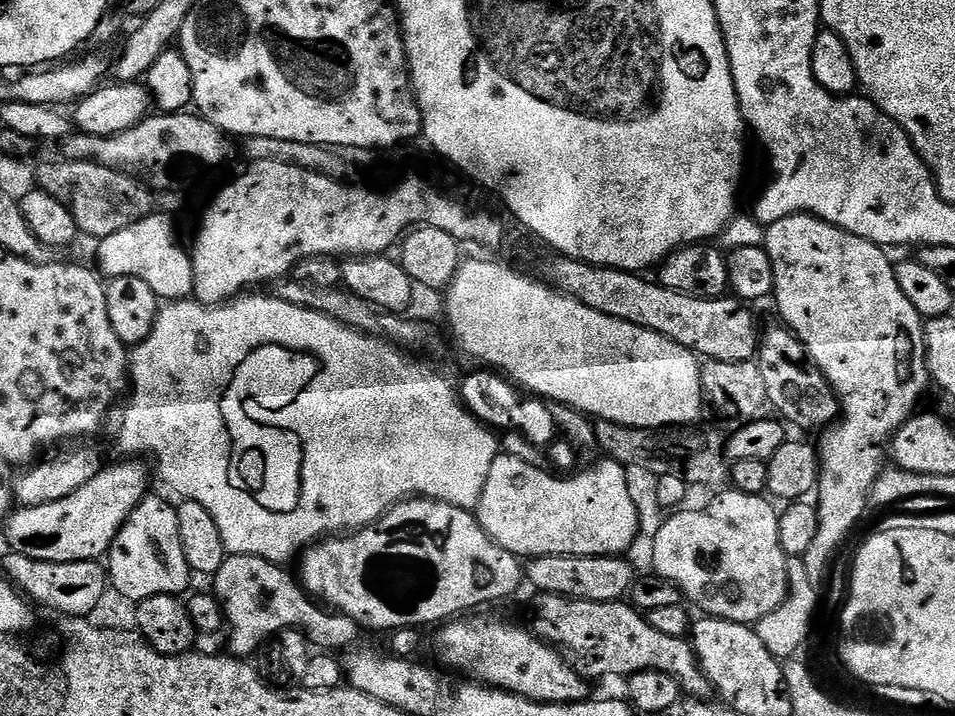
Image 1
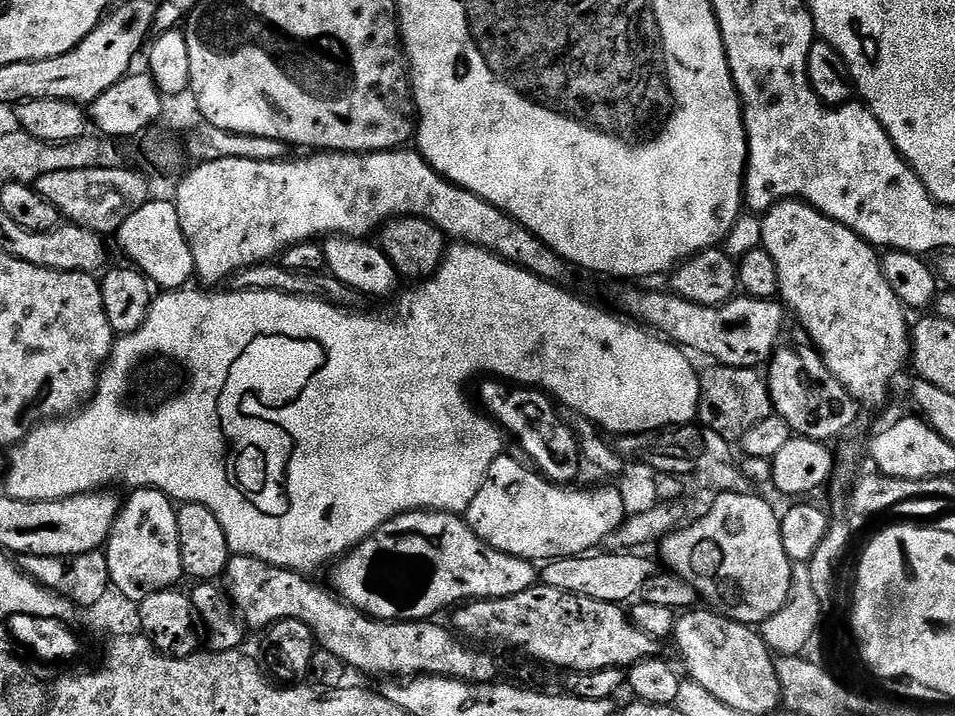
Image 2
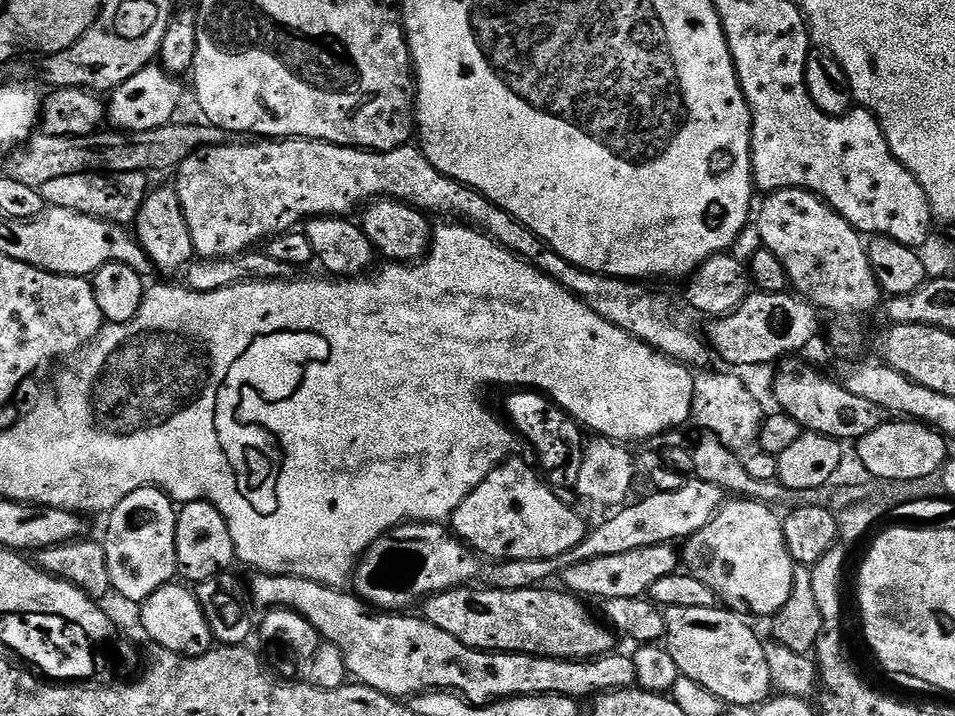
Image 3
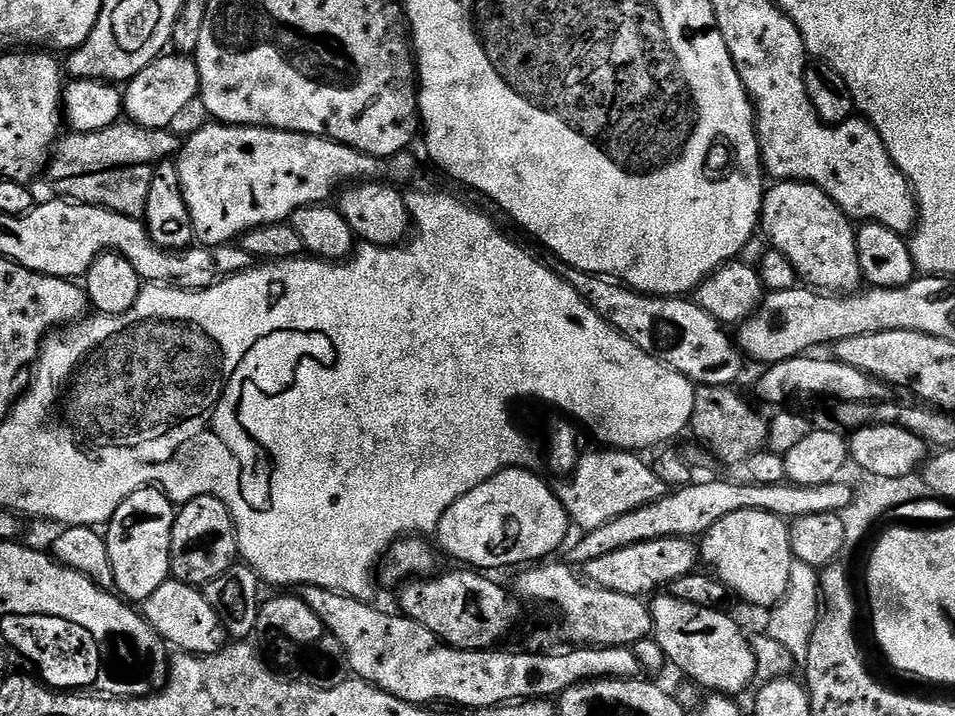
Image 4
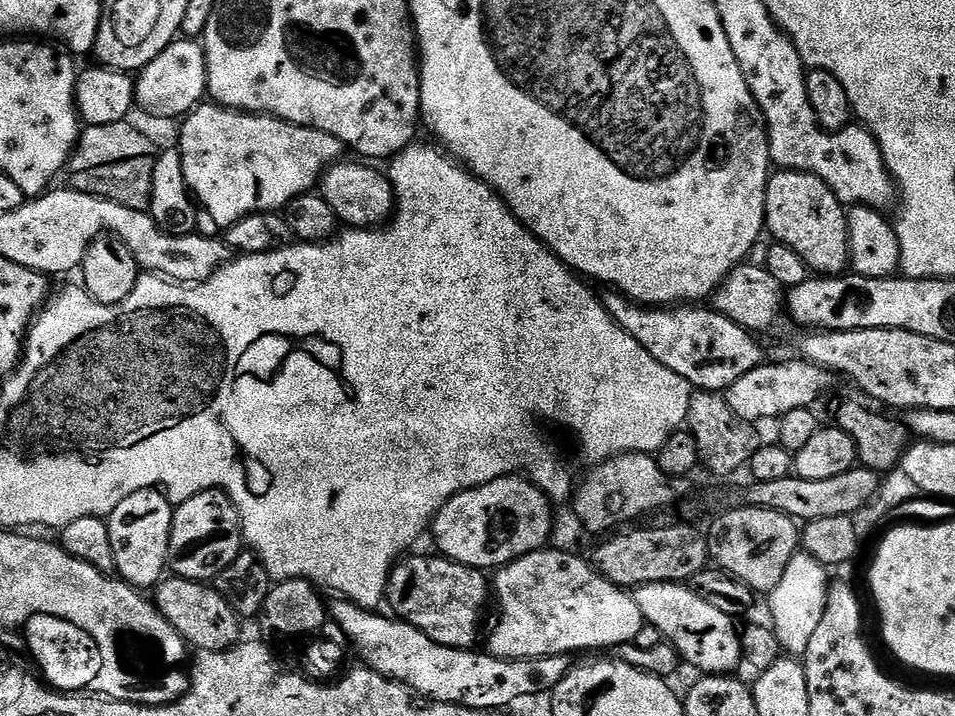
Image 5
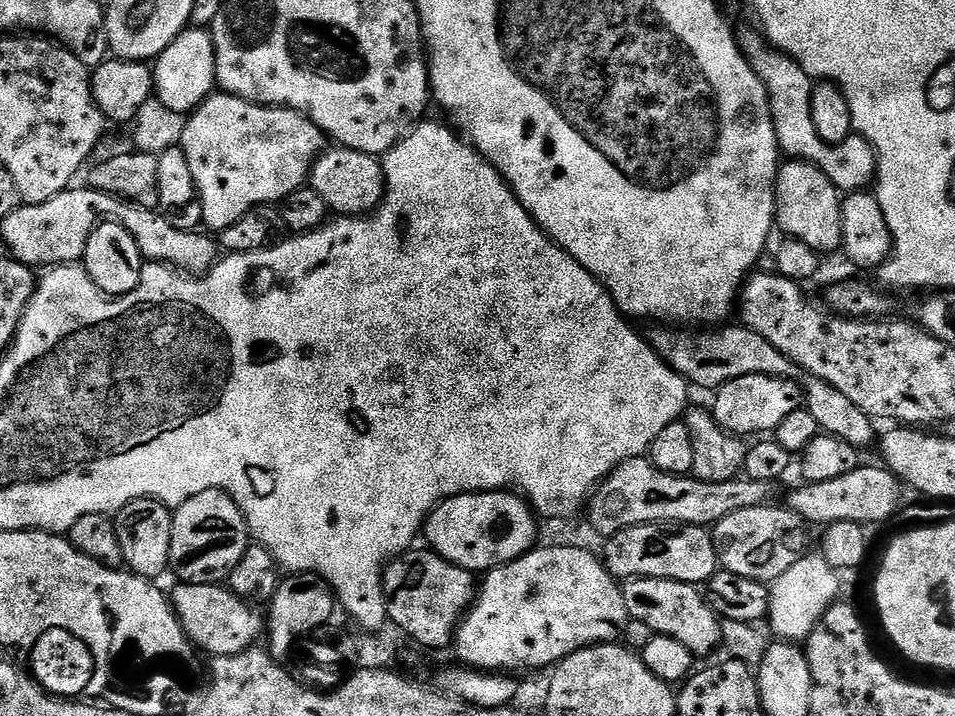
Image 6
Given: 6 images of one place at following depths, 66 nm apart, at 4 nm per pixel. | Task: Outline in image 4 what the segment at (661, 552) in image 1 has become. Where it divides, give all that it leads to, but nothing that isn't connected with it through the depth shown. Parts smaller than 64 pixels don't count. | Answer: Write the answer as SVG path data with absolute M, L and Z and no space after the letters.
M742 510L738 514L726 514L726 518L714 522L714 526L710 526L710 530L704 533L698 544L698 556L703 567L721 580L728 587L729 593L736 595L737 592L746 603L757 604L768 610L779 604L790 586L790 570L794 567L794 557L788 530L789 525L785 521L769 512Z

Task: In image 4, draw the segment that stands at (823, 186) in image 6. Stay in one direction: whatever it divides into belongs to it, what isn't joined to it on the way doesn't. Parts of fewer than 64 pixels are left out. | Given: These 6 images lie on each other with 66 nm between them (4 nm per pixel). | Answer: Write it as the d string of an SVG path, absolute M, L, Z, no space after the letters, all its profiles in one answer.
M801 180L773 183L765 191L760 215L767 243L790 258L790 266L807 287L833 294L854 292L861 287L856 228L821 188Z

